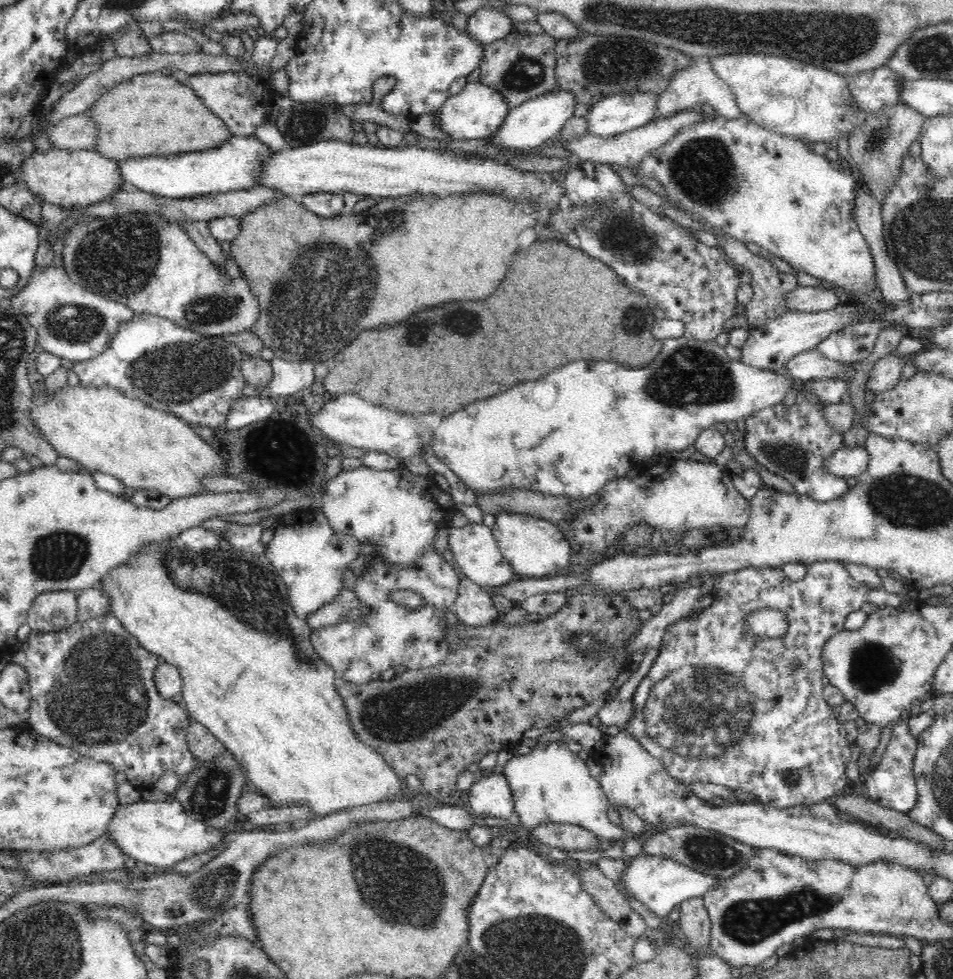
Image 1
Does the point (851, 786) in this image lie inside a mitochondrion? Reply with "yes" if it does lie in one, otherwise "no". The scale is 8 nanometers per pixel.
no

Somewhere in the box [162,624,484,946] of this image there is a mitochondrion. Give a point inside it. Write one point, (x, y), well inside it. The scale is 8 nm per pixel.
(401, 884)

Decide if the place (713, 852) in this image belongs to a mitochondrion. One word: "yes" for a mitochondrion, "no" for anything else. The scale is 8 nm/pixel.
yes

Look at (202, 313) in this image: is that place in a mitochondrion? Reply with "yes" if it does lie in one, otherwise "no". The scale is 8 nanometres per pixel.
yes

